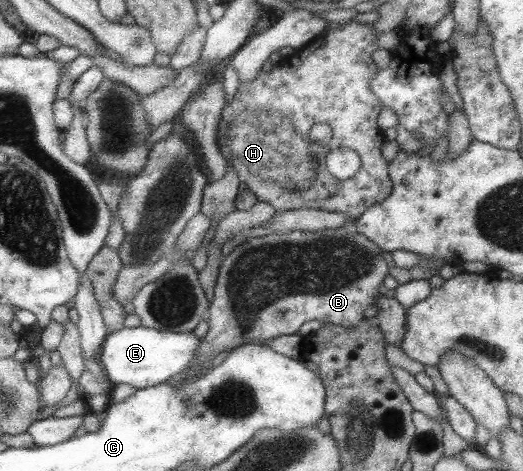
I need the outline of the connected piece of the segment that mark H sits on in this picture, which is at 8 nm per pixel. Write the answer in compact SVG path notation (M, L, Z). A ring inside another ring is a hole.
M353 20L342 26L326 30L308 45L289 54L271 71L259 70L250 82L241 82L237 91L225 104L218 125L220 147L227 160L232 161L240 183L247 185L259 201L266 201L272 212L288 210L319 209L339 212L355 224L367 209L383 203L393 192L393 183L388 173L389 162L383 157L384 132L377 124L377 117L384 108L372 90L372 79L378 65L373 54L377 46L378 33L373 24ZM315 123L328 123L332 129L331 141L321 145L310 141L309 131ZM334 148L353 149L361 157L361 169L351 179L337 179L327 171L326 156Z

